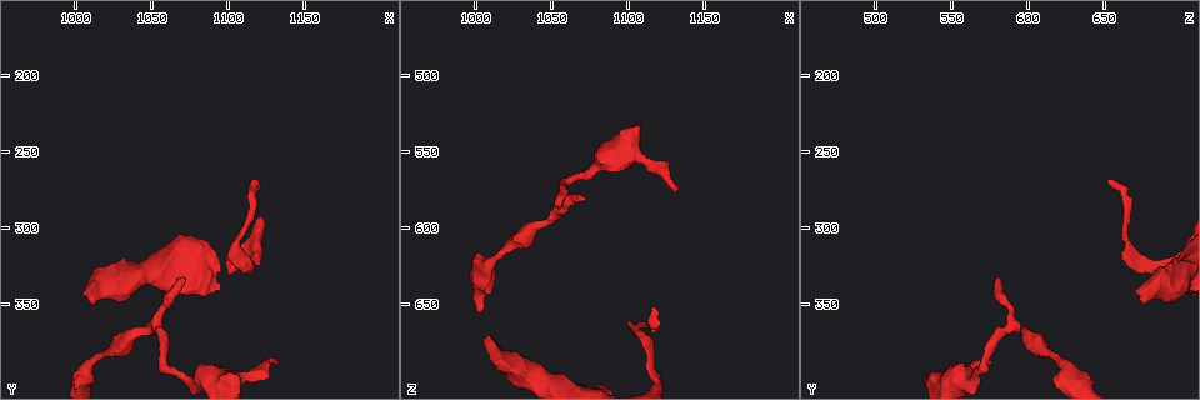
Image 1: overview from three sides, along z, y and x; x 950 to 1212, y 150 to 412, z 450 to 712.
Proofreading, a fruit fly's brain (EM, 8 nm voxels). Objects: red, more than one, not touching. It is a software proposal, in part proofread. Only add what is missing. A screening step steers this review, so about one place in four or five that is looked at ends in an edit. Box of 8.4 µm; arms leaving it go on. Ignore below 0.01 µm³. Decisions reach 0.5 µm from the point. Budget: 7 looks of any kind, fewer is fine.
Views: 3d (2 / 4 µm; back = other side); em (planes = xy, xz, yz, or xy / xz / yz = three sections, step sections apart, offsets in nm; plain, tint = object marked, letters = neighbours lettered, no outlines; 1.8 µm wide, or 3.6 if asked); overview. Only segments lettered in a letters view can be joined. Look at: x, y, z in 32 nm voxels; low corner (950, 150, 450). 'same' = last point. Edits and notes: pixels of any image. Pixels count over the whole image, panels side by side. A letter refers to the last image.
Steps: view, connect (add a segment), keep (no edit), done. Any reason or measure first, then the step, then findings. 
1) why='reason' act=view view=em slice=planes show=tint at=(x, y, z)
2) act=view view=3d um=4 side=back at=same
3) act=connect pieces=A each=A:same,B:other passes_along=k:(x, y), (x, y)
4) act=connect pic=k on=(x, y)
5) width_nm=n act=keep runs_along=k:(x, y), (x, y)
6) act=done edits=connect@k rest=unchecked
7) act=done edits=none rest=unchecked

why='branch stops here' act=view view=3d um=4 at=(1070, 332, 582)

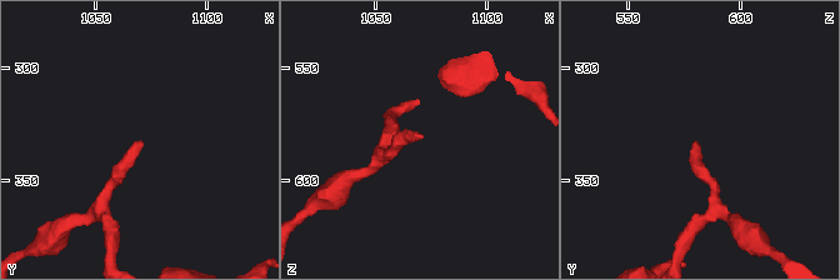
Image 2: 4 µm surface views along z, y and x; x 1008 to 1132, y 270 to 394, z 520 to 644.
why='now the EM' act=view view=em slice=xz step=8 show=plain at=(1071, 332, 582)

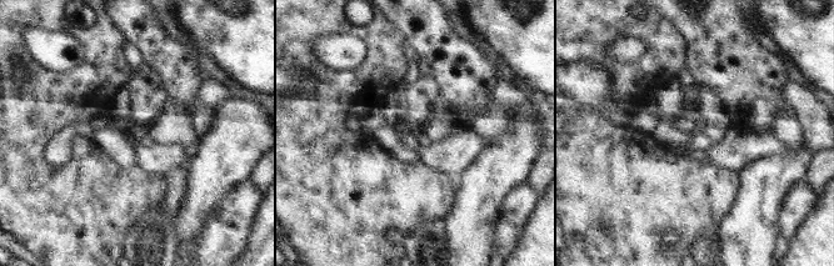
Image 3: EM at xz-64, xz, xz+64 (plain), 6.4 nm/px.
why='see the neighbours' act=view view=em slice=xz step=8 show=letters at=same

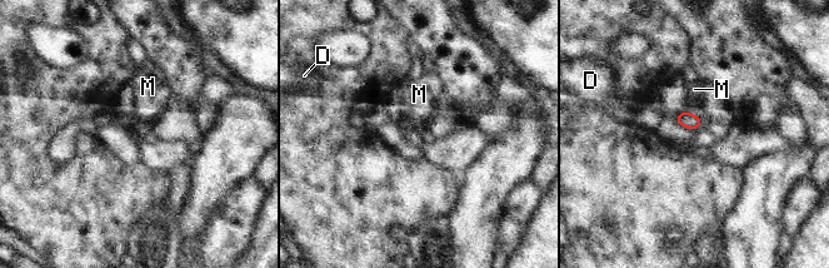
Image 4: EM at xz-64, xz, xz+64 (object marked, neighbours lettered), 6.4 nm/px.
width_nm=100 longest_contact=M:90nm act=connect pieces=M each=D:other,M:same found='the cell continues'

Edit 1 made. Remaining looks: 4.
act=view view=overview

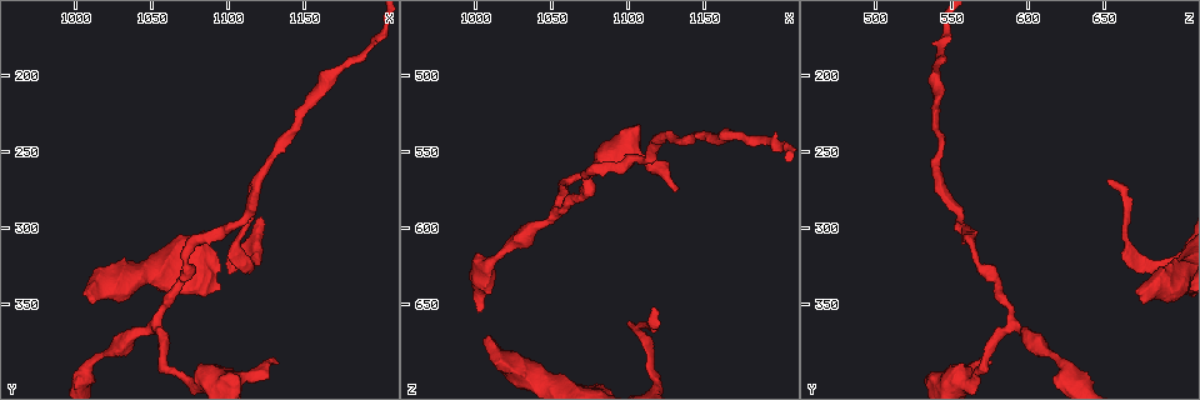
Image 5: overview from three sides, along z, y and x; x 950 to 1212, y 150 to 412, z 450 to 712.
why='thick end' act=view view=3d um=4 at=(1008, 342, 670)

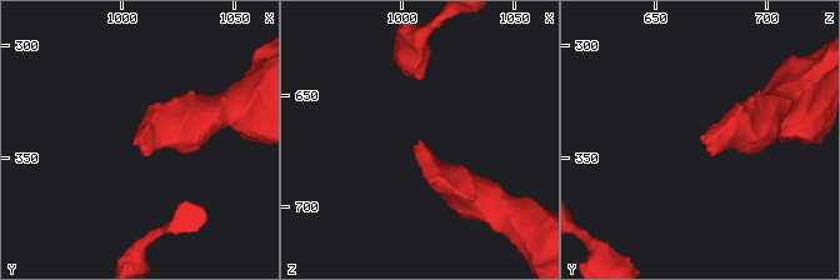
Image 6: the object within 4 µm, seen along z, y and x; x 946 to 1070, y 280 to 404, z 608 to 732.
why='shape alone is not enough' act=view view=em slice=xy step=16 show=tint at=(1007, 342, 669)

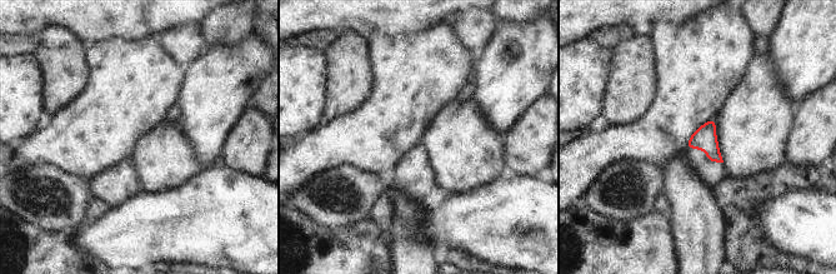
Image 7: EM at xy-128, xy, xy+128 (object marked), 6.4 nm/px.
why='another direction' act=view view=em slice=planes show=letters at=same

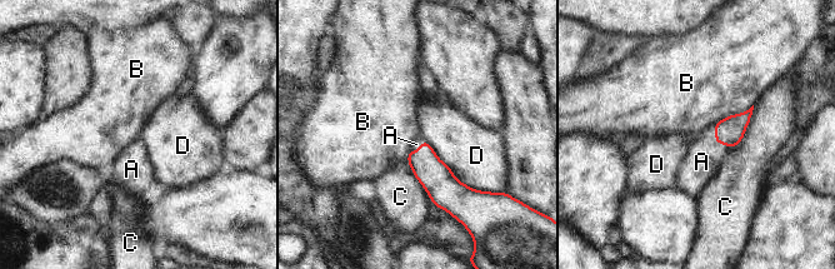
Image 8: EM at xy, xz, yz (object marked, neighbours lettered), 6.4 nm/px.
act=connect pieces=A each=A:same,B:other,C:other,D:other passes_along=8:(730, 130), (715, 140), (701, 162) found='it goes on there'

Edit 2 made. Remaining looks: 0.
act=done edits=connect@4,connect@8 rest=unchecked

